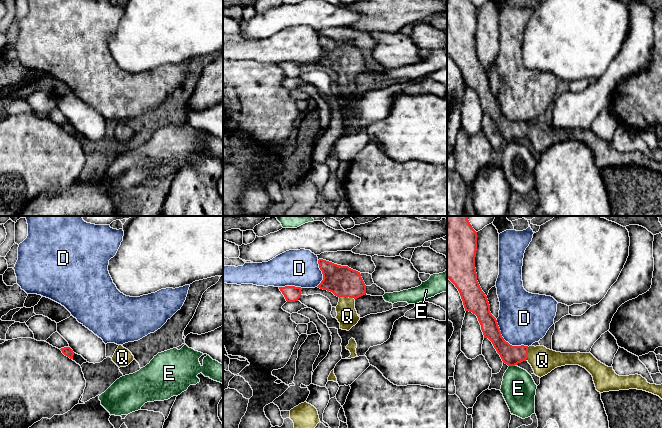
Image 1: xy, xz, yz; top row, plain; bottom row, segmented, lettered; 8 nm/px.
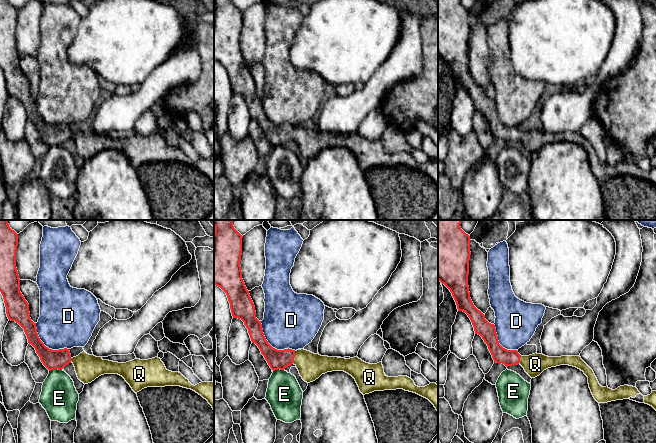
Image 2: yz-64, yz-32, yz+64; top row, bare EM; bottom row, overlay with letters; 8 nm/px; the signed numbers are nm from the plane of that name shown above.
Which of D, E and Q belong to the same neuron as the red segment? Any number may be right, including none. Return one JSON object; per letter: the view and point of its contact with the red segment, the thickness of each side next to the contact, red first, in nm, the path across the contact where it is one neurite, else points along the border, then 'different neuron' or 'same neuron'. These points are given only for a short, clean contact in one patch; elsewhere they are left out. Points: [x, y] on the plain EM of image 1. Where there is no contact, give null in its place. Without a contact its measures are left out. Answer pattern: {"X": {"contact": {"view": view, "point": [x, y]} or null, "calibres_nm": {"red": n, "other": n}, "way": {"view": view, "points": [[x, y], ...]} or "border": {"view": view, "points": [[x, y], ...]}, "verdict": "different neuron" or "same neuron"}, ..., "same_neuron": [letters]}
{"D": {"contact": {"view": "yz", "point": [505, 117]}, "calibres_nm": {"red": 160, "other": 420}, "verdict": "different neuron"}, "E": {"contact": {"view": "yz", "point": [512, 141]}, "calibres_nm": {"red": 160, "other": 280}, "border": {"view": "yz", "points": [[515, 140], [509, 142]]}, "verdict": "different neuron"}, "Q": {"contact": {"view": "xz", "point": [347, 72]}, "calibres_nm": {"red": 240, "other": 170}, "way": {"view": "xz", "points": [[342, 57], [347, 62], [347, 72], [347, 92]]}, "verdict": "same neuron"}, "same_neuron": ["Q"]}

